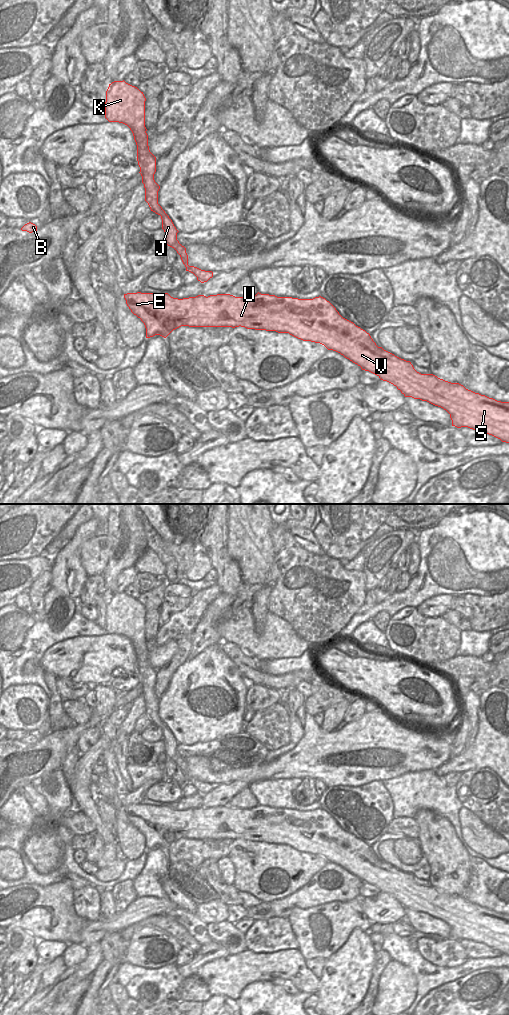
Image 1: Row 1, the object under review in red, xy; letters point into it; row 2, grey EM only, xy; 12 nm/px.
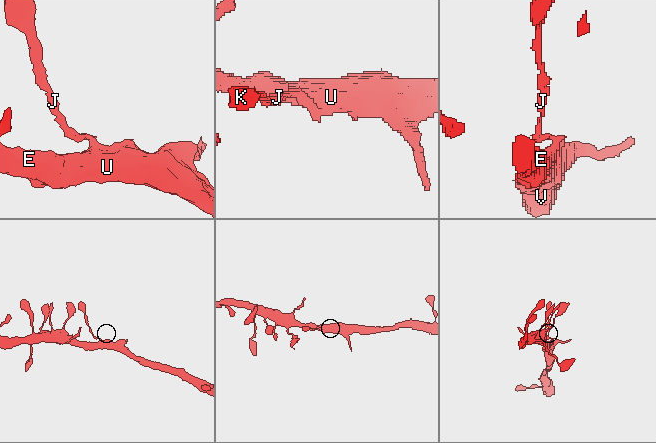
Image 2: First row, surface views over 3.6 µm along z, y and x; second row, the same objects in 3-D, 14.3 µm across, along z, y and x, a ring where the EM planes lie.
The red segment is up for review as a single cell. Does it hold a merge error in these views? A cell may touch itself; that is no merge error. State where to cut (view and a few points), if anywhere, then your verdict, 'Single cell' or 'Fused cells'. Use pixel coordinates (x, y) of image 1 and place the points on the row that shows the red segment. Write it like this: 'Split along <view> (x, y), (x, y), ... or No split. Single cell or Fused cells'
Split along xy (180, 244), (175, 249). Fused cells

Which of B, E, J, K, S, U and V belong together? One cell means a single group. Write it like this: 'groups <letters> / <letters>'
groups B E S U V / J K

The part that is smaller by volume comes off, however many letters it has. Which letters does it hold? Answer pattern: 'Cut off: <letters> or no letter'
Cut off: J, K

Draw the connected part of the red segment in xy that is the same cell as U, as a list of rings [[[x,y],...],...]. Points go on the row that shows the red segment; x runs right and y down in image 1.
[[[137,292],[124,294],[124,298],[131,312],[144,323],[146,338],[155,335],[166,338],[181,326],[232,328],[241,326],[247,329],[289,333],[303,341],[320,343],[328,350],[340,353],[360,366],[362,370],[369,371],[381,380],[396,386],[405,397],[427,401],[443,408],[450,414],[452,426],[484,431],[502,442],[509,443],[509,402],[497,401],[475,393],[459,383],[445,381],[433,374],[417,372],[410,361],[378,347],[369,333],[343,318],[336,308],[321,296],[313,299],[298,299],[258,292],[251,297],[217,294],[178,299],[168,293]]]

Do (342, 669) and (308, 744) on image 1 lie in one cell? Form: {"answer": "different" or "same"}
{"answer": "different"}

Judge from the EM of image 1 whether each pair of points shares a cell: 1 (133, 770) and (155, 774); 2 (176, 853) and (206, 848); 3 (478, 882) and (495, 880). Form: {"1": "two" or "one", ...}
{"1": "one", "2": "one", "3": "one"}

